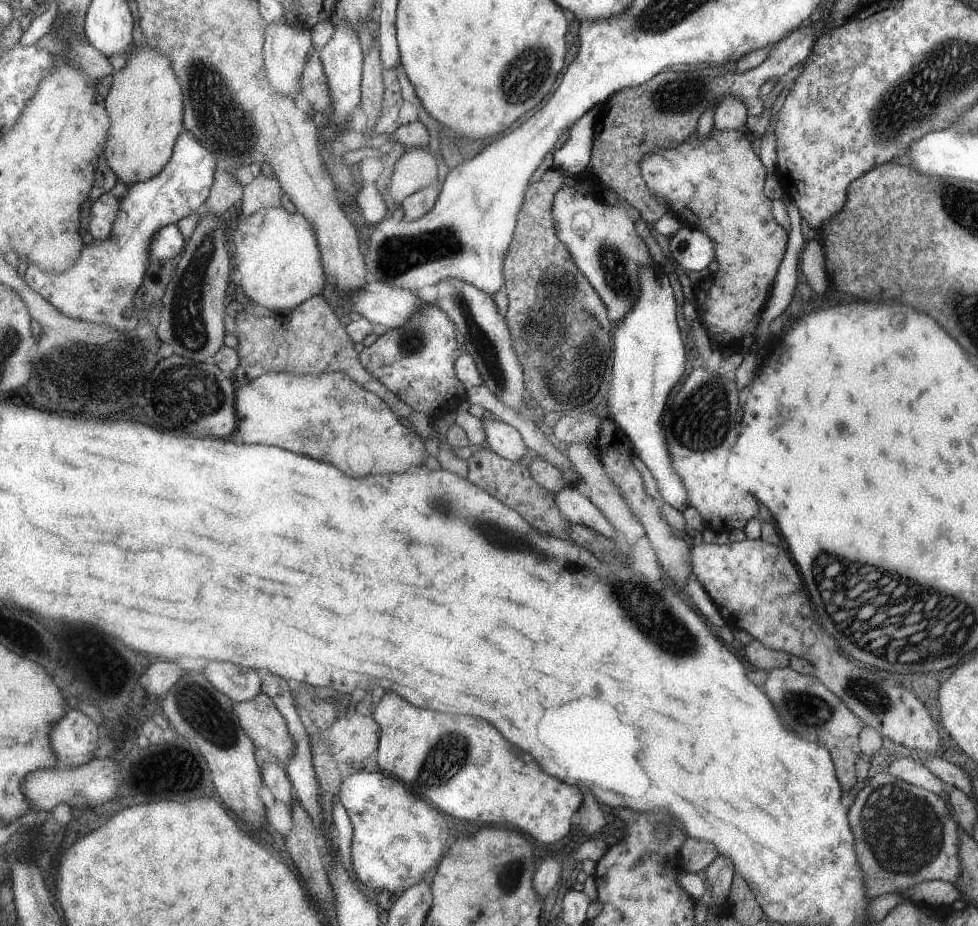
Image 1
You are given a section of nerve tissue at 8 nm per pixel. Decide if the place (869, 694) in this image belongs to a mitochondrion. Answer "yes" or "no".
yes

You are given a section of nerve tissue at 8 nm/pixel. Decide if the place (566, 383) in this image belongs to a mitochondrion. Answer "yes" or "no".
yes

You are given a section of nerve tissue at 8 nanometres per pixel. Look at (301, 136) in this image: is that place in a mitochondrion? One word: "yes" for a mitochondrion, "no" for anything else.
no

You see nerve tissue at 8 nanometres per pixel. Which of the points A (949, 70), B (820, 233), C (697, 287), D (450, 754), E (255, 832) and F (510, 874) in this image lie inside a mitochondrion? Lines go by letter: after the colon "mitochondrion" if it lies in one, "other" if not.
A: mitochondrion
B: other
C: other
D: mitochondrion
E: other
F: mitochondrion

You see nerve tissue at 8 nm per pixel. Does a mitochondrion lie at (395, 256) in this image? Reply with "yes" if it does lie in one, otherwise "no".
yes

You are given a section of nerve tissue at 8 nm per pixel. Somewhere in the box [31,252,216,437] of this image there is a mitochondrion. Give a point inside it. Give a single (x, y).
(44, 363)

